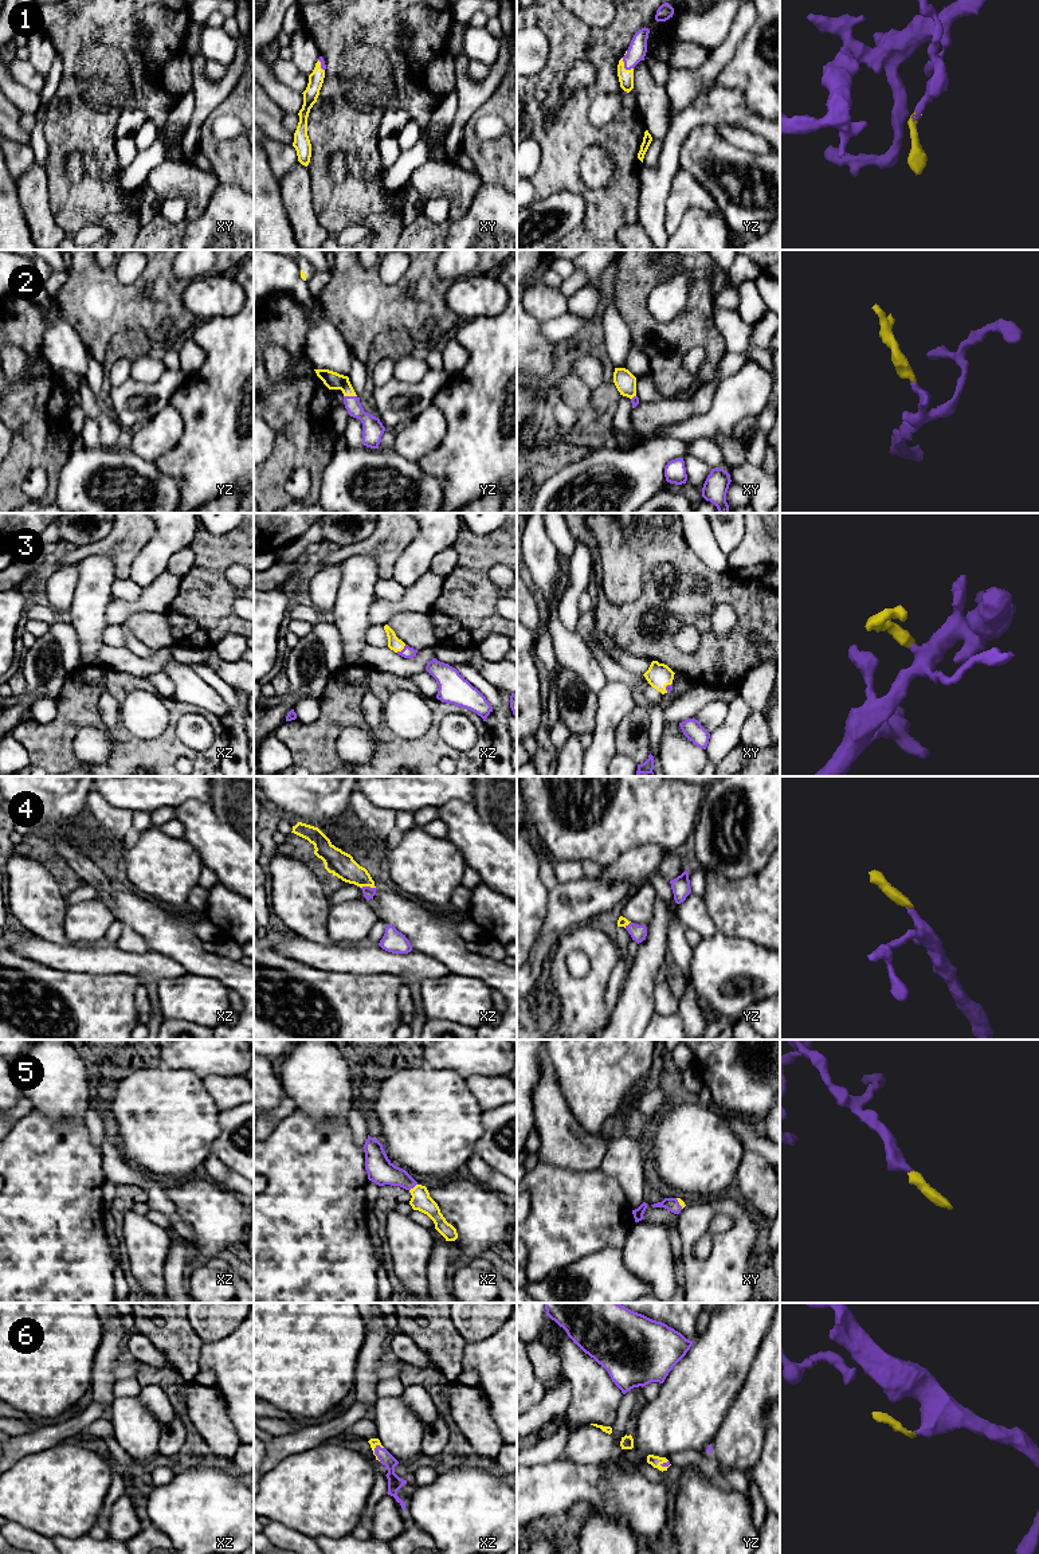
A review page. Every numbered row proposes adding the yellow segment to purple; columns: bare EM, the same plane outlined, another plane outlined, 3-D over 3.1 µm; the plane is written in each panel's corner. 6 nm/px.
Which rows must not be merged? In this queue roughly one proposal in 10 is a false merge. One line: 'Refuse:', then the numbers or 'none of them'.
Refuse: none of them

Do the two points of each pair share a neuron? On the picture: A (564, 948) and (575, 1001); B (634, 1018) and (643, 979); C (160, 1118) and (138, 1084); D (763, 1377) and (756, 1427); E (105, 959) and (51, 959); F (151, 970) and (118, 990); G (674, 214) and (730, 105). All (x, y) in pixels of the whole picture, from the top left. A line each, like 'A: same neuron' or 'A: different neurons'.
A: same neuron
B: same neuron
C: same neuron
D: same neuron
E: same neuron
F: different neurons
G: different neurons

